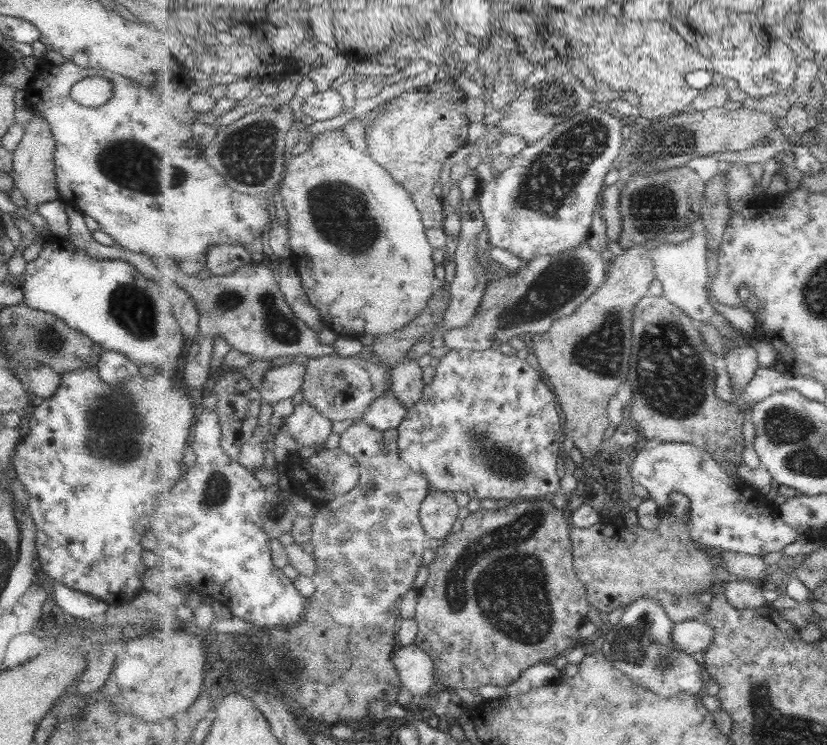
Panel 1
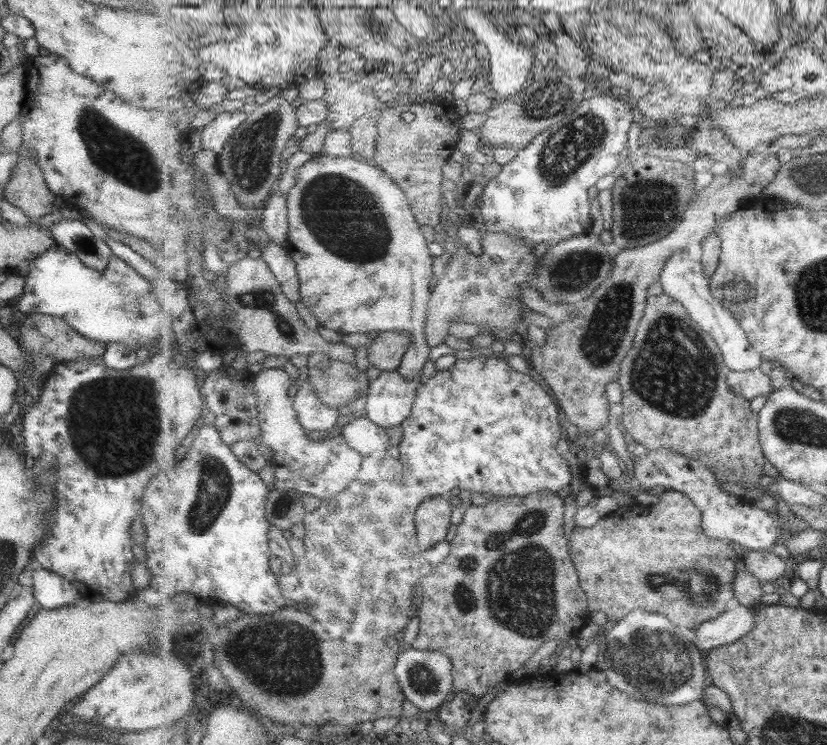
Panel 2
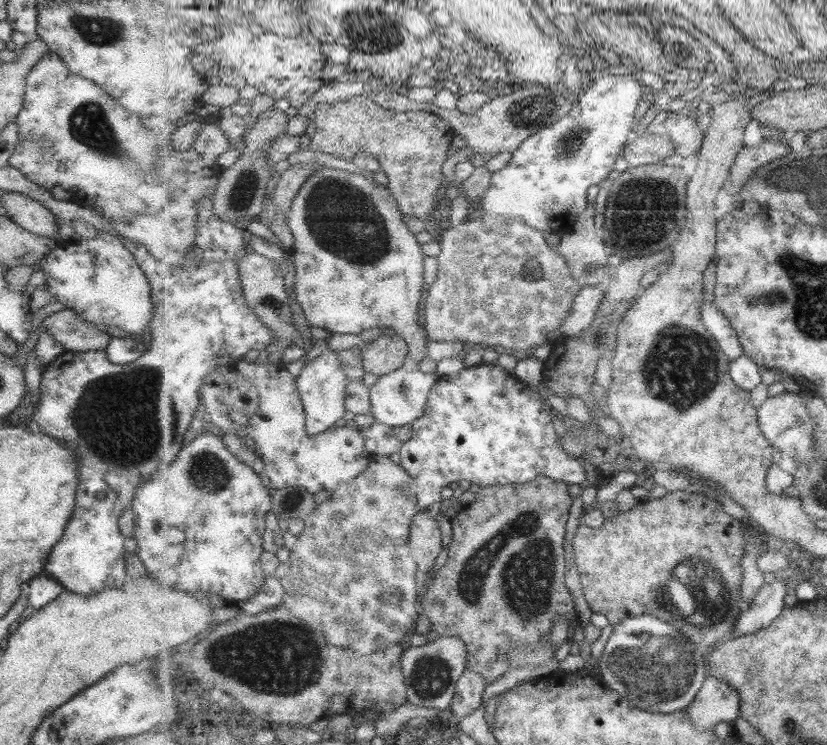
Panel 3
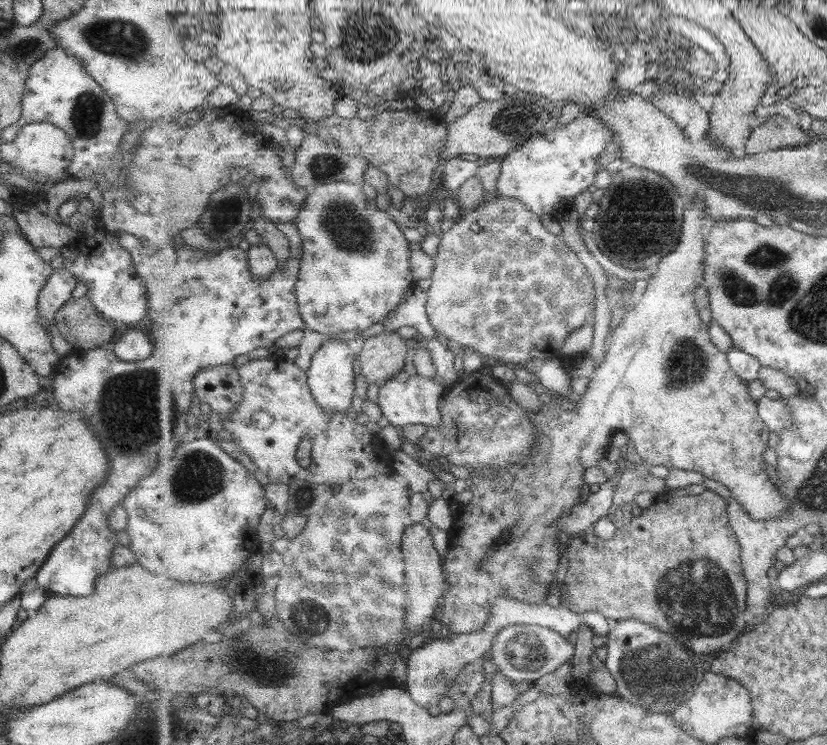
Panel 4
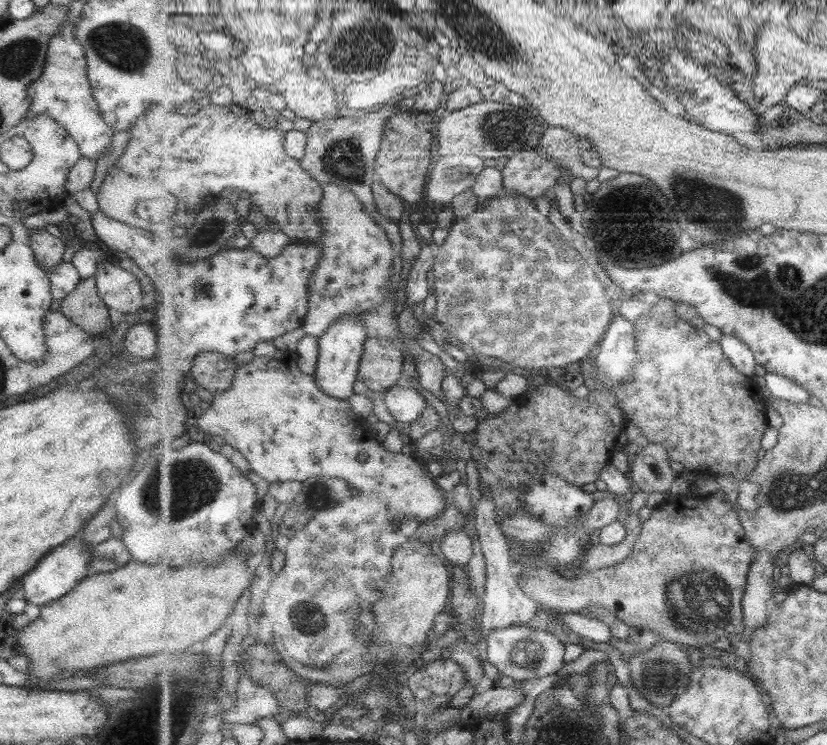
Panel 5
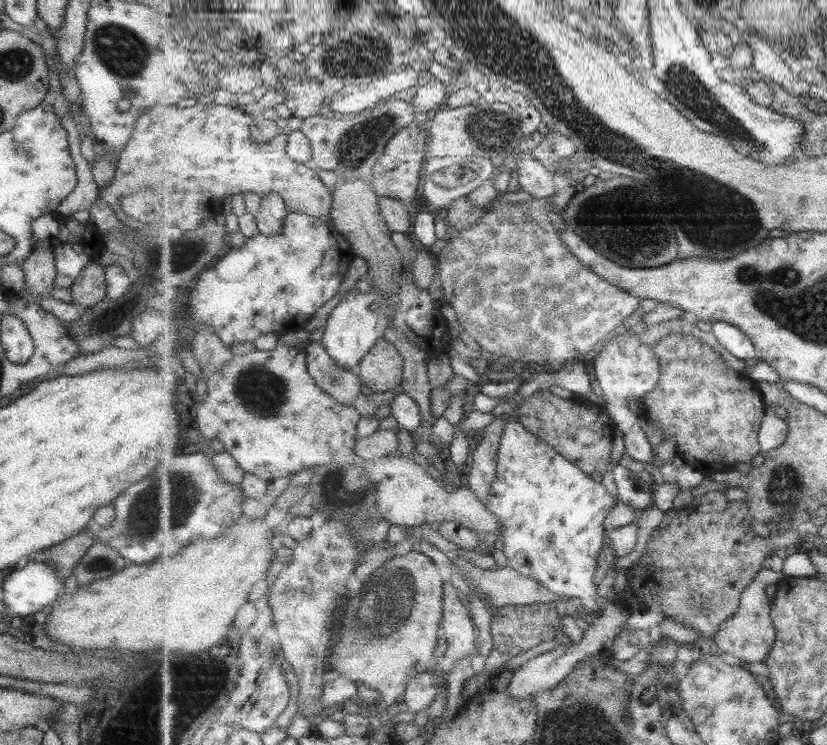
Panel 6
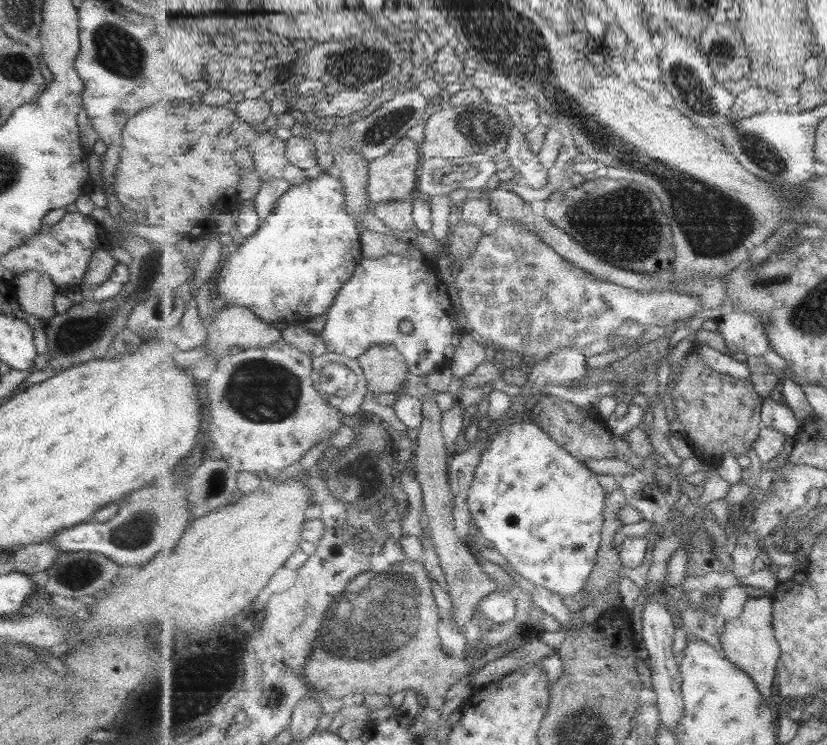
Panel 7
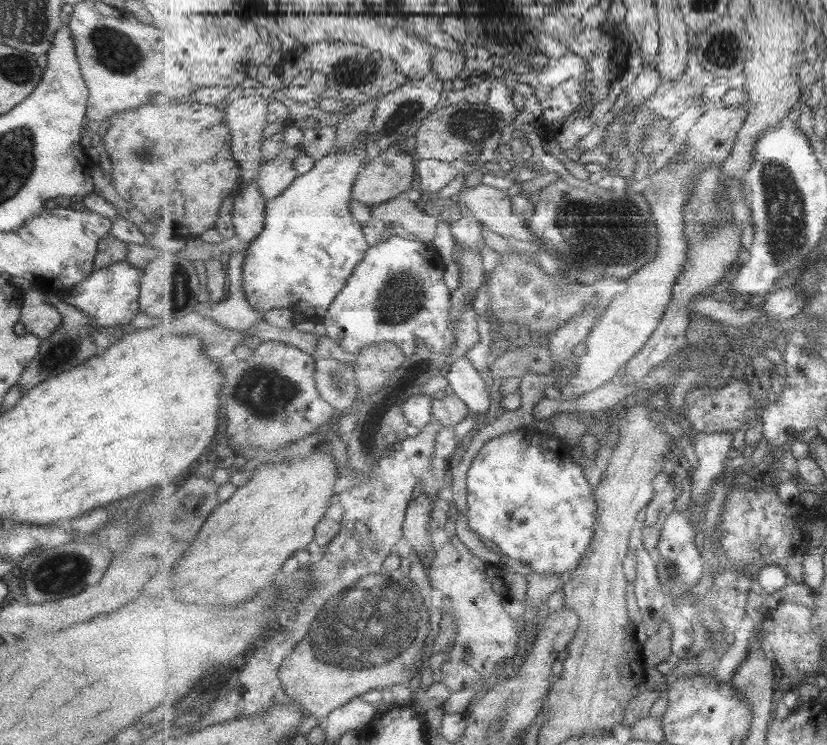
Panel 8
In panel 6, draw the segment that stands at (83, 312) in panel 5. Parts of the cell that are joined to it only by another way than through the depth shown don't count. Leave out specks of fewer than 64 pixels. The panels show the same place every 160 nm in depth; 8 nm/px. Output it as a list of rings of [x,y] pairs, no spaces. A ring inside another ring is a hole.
[[[102,261],[89,262],[69,287],[71,303],[80,311],[106,299],[105,279],[100,267]]]

